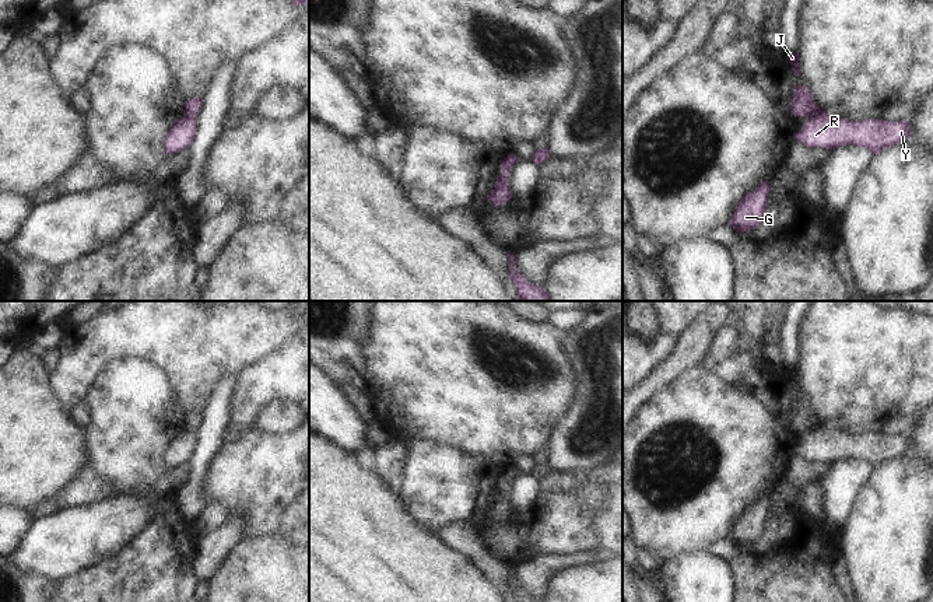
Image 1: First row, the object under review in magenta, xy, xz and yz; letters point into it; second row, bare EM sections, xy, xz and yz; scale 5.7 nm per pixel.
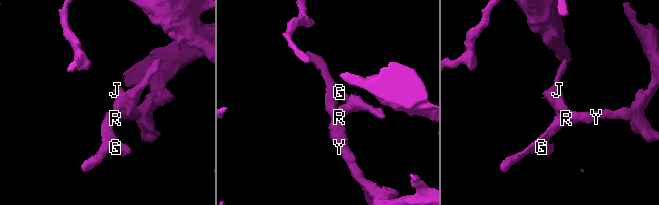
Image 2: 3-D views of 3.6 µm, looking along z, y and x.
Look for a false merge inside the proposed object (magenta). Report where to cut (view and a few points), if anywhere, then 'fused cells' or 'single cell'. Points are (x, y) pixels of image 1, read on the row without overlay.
cut in yz along (821, 424), (810, 431); fused cells

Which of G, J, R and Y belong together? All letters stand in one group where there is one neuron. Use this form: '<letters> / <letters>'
G R Y / J

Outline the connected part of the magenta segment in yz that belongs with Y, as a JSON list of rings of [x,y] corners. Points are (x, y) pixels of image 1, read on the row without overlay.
[[[821,424],[802,440],[796,455],[806,461],[827,463],[853,458],[877,468],[887,461],[904,456],[909,449],[909,435],[905,434],[864,433],[853,435]]]

